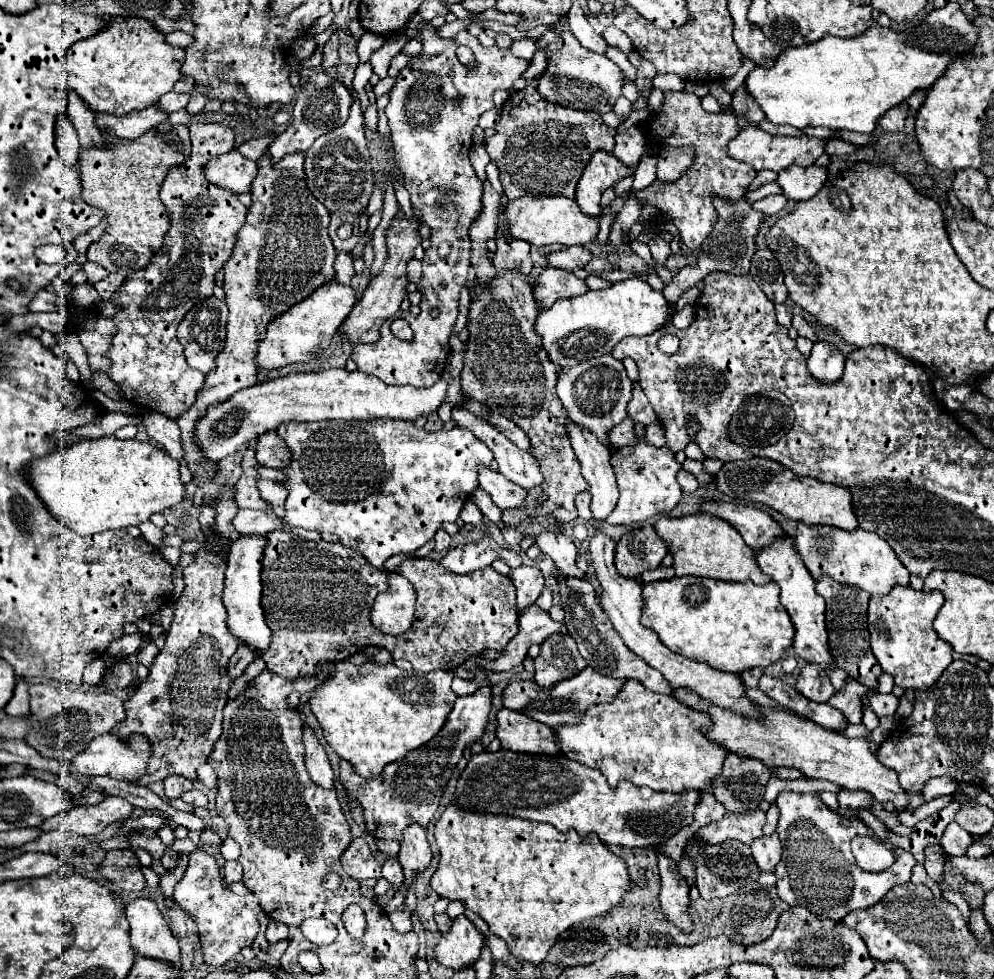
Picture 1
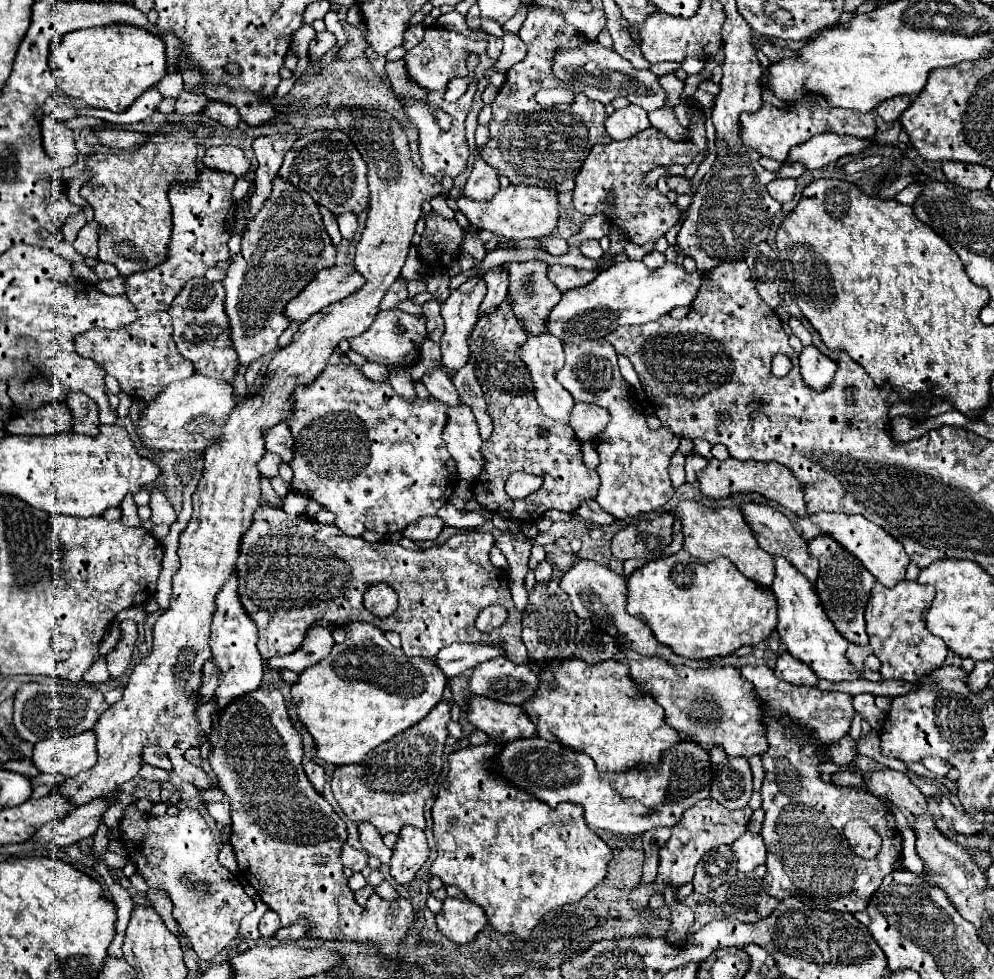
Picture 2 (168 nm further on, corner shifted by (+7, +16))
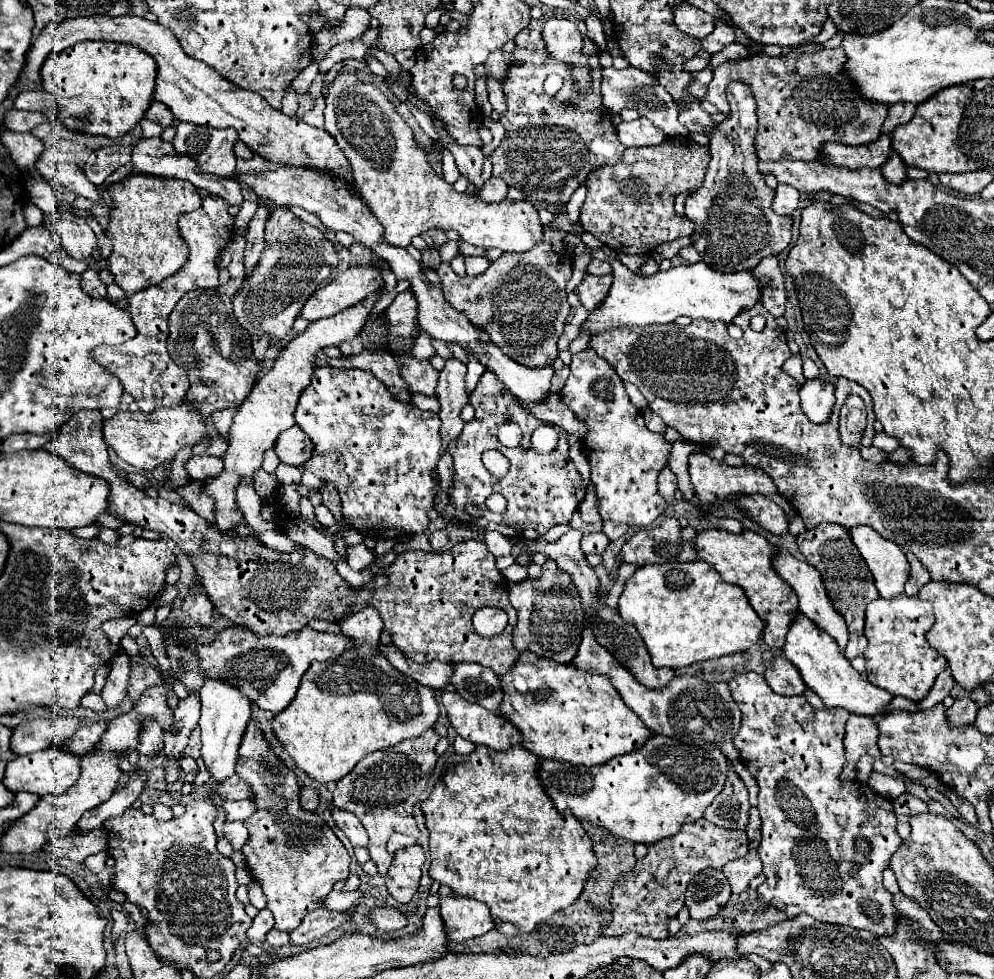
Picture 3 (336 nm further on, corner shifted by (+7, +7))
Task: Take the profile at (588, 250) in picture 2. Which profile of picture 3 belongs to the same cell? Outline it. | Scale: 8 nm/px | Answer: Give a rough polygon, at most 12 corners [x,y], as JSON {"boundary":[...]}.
{"boundary":[[592,259],[590,275],[608,275],[612,265],[608,261]]}

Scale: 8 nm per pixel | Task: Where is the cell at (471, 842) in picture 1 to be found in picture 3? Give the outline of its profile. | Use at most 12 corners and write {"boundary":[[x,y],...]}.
{"boundary":[[522,745],[448,757],[430,877],[506,937],[598,863]]}

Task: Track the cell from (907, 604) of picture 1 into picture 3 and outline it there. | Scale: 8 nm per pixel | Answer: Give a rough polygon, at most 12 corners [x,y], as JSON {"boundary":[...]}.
{"boundary":[[868,603],[868,681],[922,701],[946,659],[926,641],[932,605]]}

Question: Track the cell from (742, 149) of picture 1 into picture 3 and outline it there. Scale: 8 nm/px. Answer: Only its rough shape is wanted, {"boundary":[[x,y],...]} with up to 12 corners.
{"boundary":[[844,49],[756,53],[714,69],[756,97],[762,161],[868,145],[886,105],[860,99]]}

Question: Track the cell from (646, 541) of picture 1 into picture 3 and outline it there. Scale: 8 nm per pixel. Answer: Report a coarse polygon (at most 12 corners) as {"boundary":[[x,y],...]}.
{"boundary":[[678,519],[640,529],[620,549],[626,563],[696,561]]}

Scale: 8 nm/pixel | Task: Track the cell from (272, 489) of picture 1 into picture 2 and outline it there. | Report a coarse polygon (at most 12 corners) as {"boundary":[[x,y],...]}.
{"boundary":[[266,452],[256,466],[262,476],[276,478],[280,456]]}

